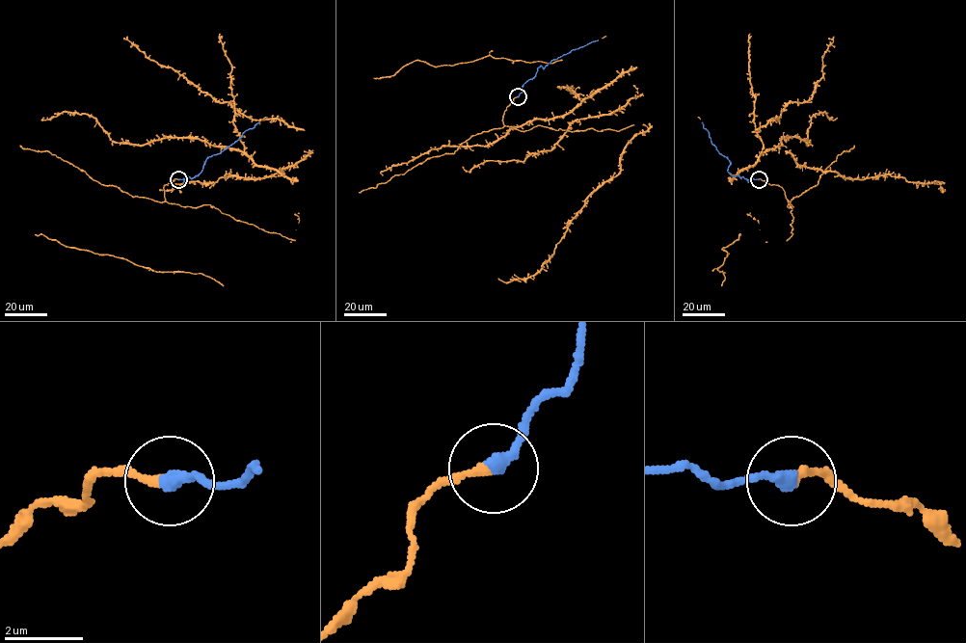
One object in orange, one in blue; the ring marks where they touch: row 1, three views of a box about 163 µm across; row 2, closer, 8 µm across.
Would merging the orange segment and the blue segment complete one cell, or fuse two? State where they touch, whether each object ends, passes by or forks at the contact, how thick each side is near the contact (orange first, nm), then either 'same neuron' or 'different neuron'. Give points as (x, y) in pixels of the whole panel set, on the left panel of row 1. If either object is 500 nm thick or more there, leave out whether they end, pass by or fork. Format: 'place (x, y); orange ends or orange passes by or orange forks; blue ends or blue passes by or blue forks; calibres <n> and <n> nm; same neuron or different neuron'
place (178, 179); orange ends; blue ends; calibres 220 and 360 nm; same neuron

